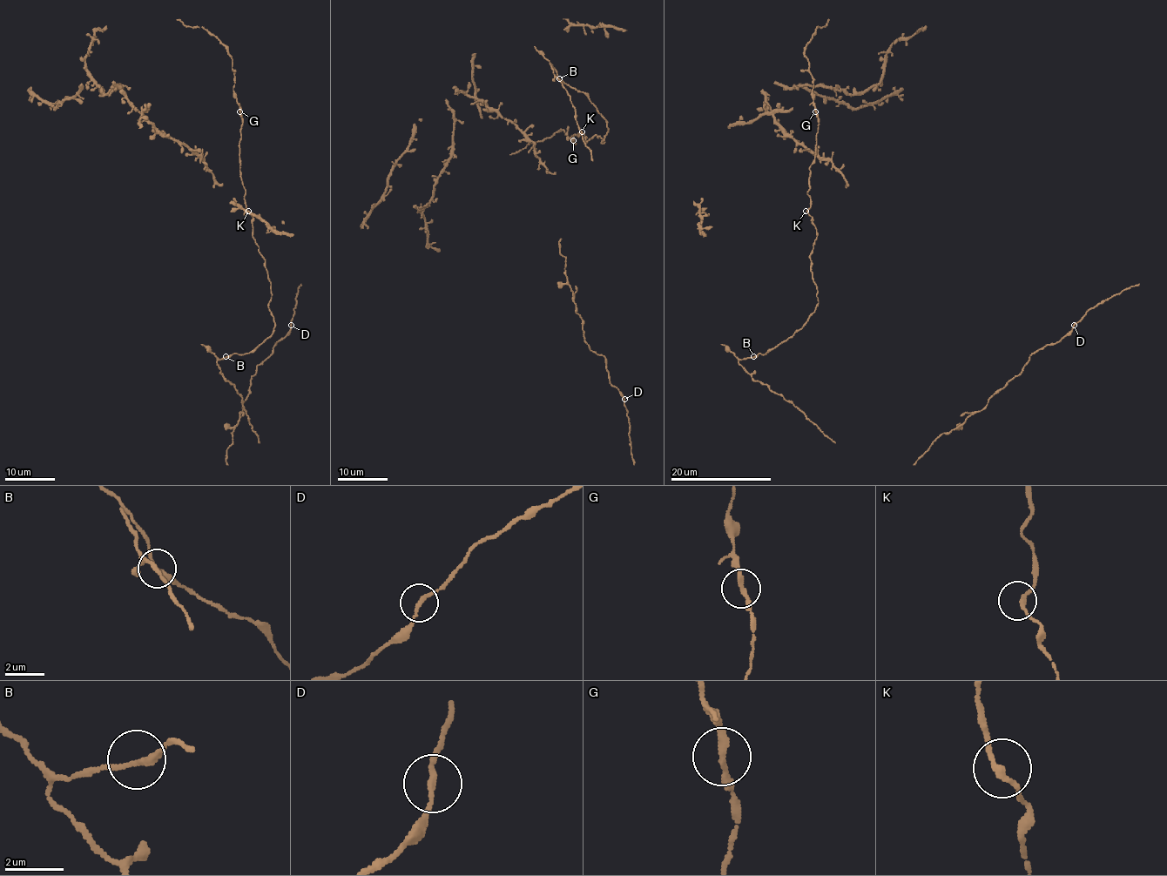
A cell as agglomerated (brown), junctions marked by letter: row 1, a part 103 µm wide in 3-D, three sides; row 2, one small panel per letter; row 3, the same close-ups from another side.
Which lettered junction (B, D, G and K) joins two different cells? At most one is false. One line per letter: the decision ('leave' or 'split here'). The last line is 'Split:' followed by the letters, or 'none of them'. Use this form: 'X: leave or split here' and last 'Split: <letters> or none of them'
B: leave
D: leave
G: leave
K: leave
Split: none of them

